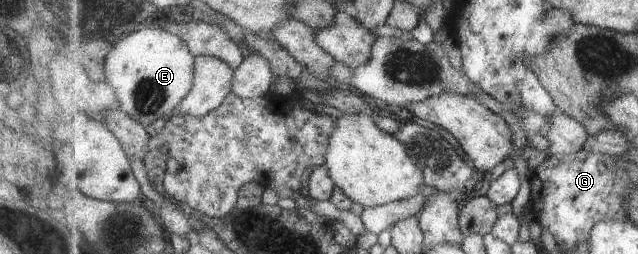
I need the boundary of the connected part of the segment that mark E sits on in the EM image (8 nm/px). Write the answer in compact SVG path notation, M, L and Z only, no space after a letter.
M145 27L123 37L109 53L105 71L121 108L144 127L161 124L183 103L195 83L196 57L182 37L164 29Z

